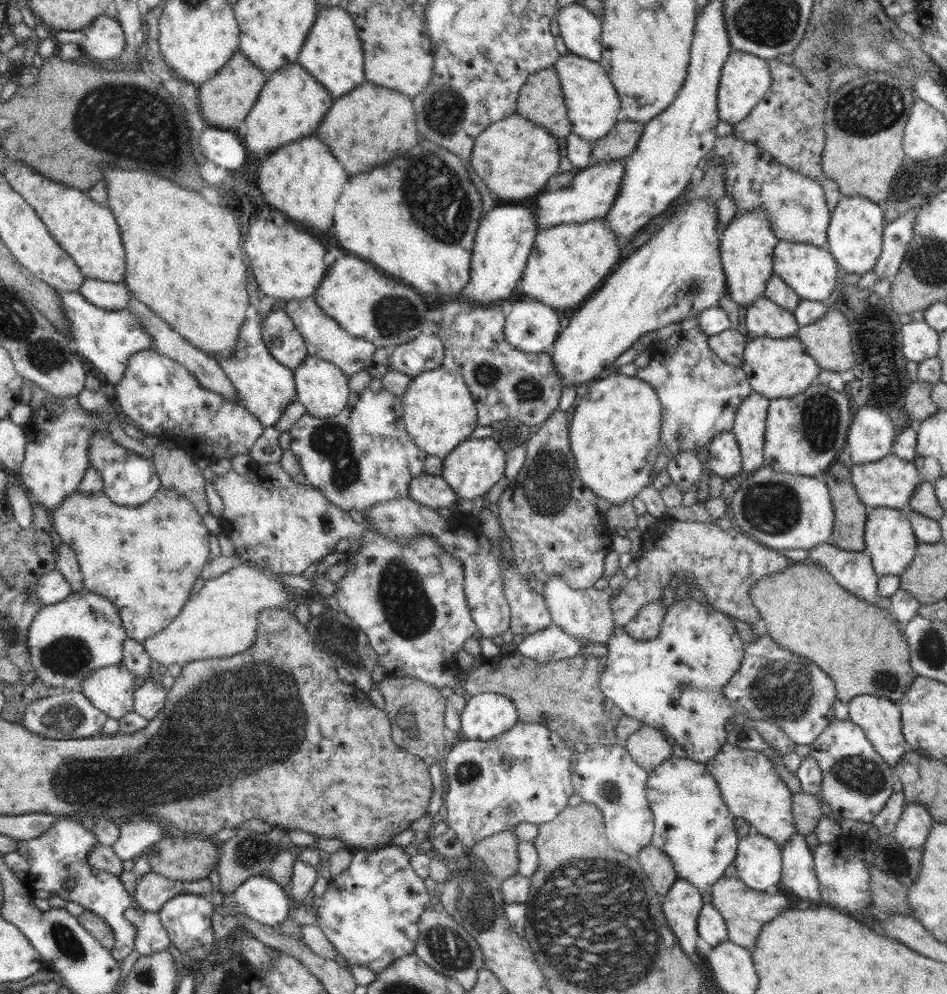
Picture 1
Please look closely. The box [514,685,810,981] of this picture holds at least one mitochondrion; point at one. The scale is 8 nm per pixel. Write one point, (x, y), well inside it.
(608, 789)

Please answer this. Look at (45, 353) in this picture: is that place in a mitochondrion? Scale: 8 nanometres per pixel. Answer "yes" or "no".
yes

